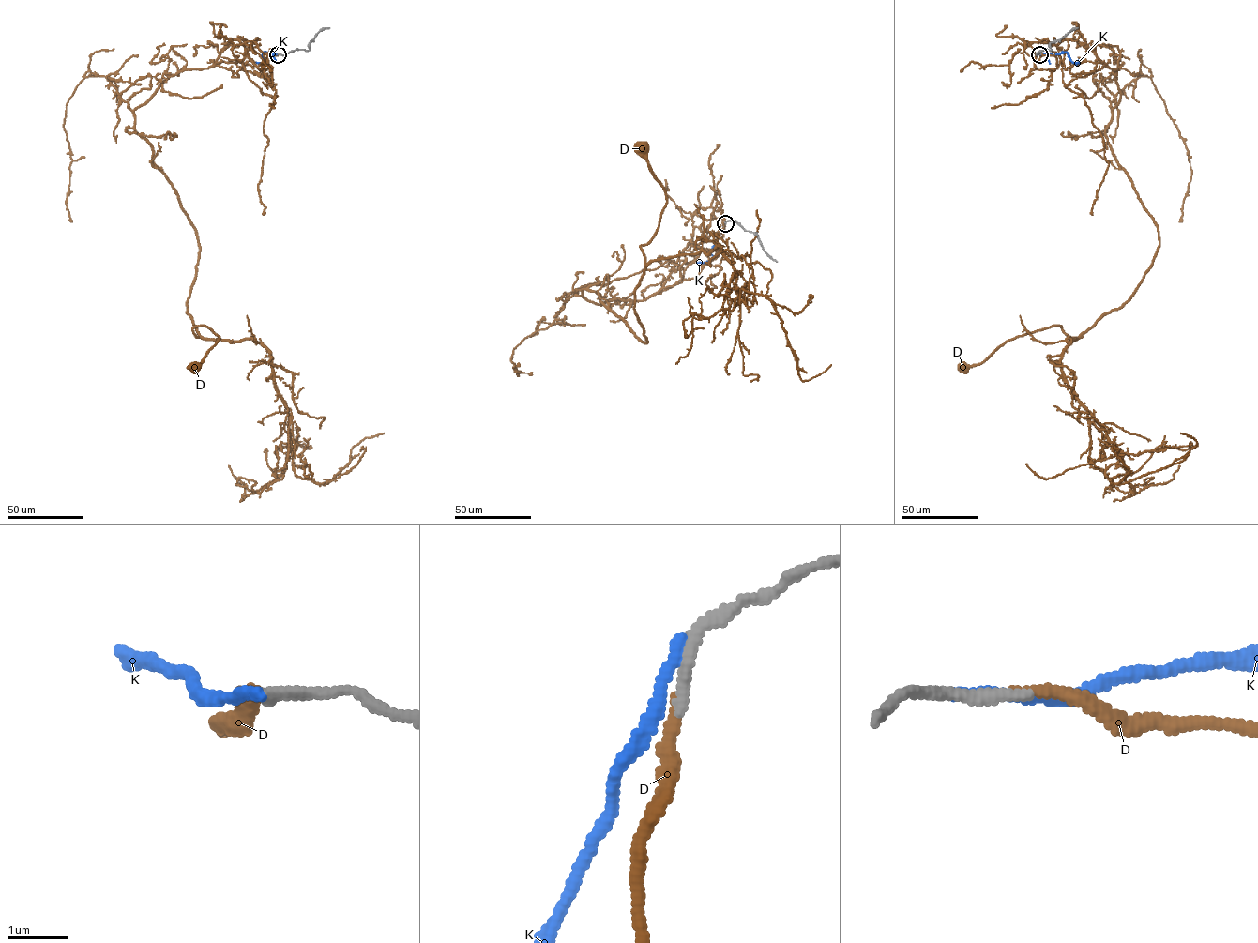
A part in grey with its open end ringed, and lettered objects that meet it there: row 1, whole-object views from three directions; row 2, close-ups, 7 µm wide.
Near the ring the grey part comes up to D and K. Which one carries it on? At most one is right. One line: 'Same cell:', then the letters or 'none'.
Same cell: D

